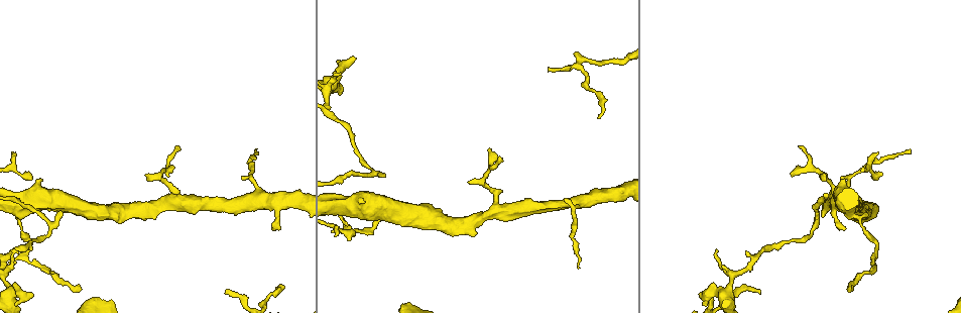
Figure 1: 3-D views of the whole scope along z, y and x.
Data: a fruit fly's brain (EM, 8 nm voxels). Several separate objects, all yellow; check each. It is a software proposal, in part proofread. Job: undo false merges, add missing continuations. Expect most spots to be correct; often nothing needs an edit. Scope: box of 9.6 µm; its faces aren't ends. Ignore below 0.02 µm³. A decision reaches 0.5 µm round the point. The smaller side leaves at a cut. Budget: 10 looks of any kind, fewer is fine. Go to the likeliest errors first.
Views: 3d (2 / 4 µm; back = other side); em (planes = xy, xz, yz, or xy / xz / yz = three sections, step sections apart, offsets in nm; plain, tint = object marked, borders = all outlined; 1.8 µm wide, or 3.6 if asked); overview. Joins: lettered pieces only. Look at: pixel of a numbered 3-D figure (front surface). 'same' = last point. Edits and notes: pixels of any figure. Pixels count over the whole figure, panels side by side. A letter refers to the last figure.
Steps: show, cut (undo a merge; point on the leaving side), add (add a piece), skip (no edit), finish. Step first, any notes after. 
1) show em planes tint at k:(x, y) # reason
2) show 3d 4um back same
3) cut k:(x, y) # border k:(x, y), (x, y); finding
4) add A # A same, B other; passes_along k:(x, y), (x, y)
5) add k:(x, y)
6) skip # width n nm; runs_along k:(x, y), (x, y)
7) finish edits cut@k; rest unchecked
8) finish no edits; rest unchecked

show 3d 2um at 1:(32, 296) # an open end

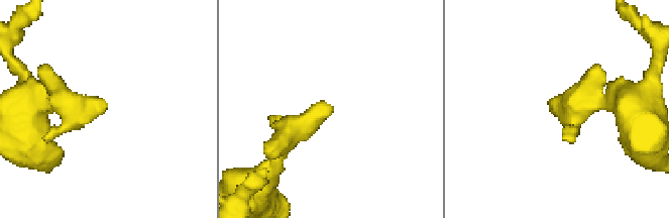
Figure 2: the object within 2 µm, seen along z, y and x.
show em planes borders at 2:(557, 110)

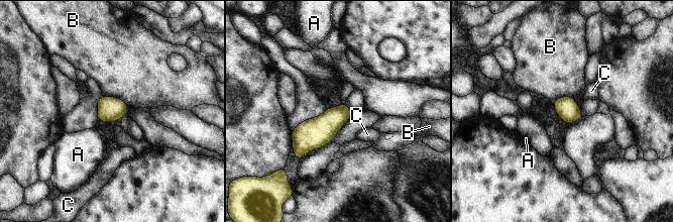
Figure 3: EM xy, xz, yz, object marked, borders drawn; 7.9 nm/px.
skip # A other, B other, C other; border 3:(103, 95), (119, 98), (128, 108); none of them fits

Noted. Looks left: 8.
show 3d 2um at 1:(272, 230) # branch stops here

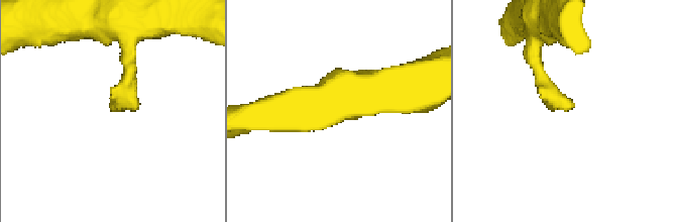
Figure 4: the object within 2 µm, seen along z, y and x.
show em planes borders at 4:(573, 106)

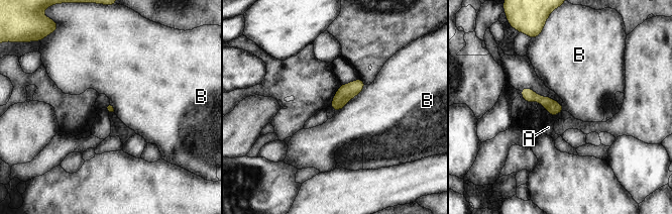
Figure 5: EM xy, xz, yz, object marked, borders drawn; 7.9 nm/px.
skip # longest_contact B 320 nm; A other, B other; runs_along 5:(524, 92), (560, 108); none of them fits

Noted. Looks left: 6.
show em planes borders at 1:(908, 150) # thin end

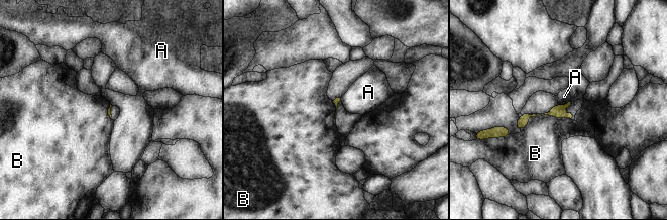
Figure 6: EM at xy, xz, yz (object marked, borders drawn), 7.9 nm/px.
skip # A other, B other; none of them fits

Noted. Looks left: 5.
show 3d 4um at 1:(853, 208) # thin neck

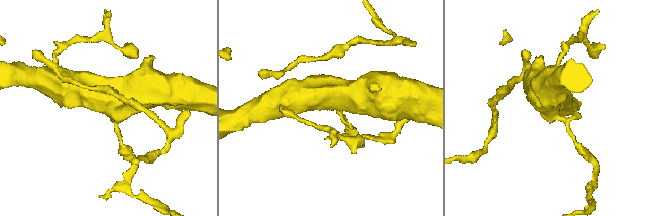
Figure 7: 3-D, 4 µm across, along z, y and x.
show em 3.6um xz step 8 borders at 7:(346, 98) # shape alone is not enough

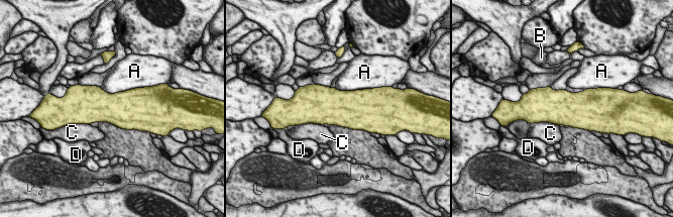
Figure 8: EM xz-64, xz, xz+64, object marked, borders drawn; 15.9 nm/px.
skip # longest_contact A 600 nm; A other, B other, C other, D other; continuous, no second cell

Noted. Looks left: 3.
finish no edits; rest unchecked

